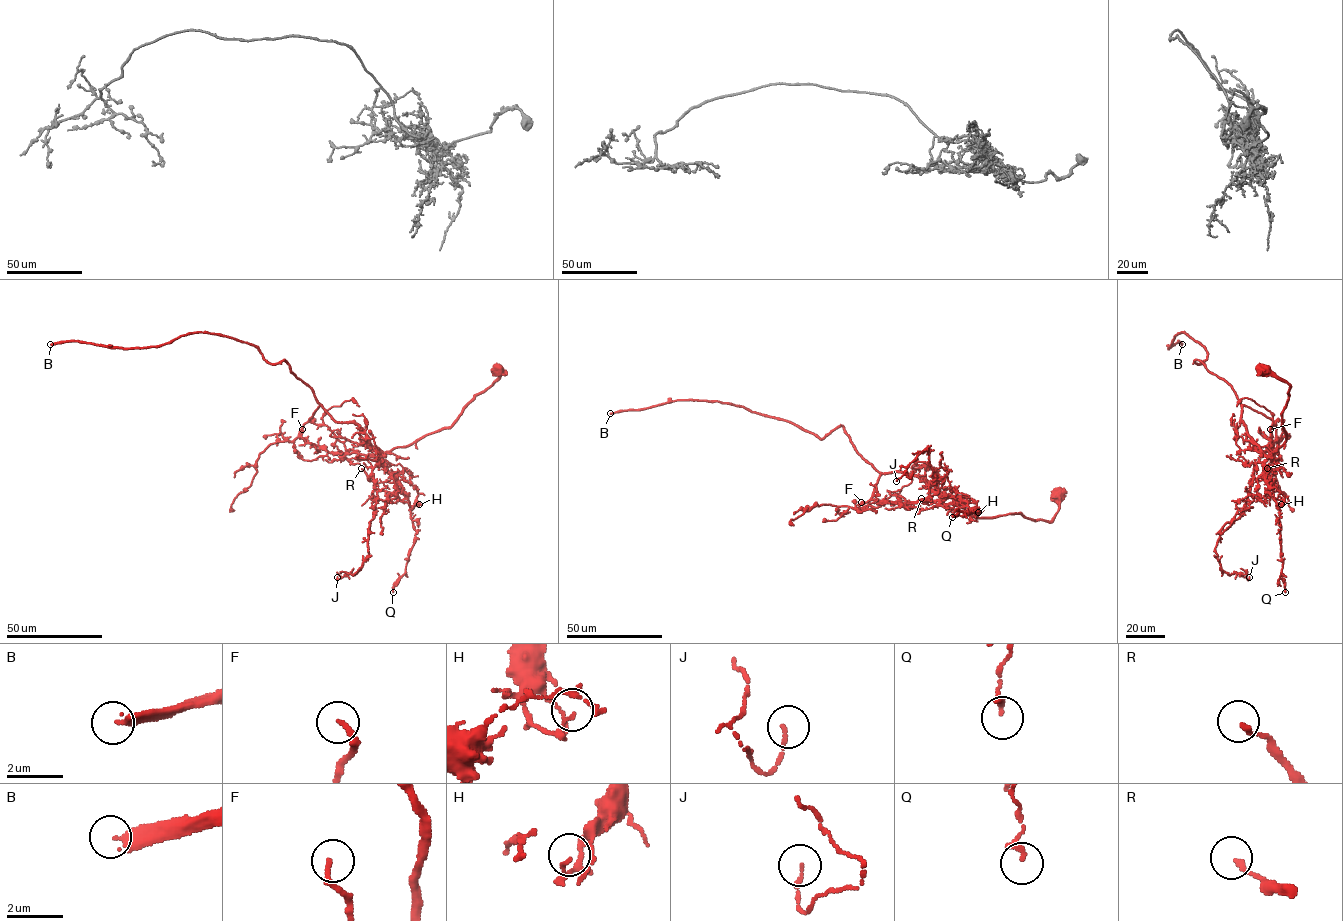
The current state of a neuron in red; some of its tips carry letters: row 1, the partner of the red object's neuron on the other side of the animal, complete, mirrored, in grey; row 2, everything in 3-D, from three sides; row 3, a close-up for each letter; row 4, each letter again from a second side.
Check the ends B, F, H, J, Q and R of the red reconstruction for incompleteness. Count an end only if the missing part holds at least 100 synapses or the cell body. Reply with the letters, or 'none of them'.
B

